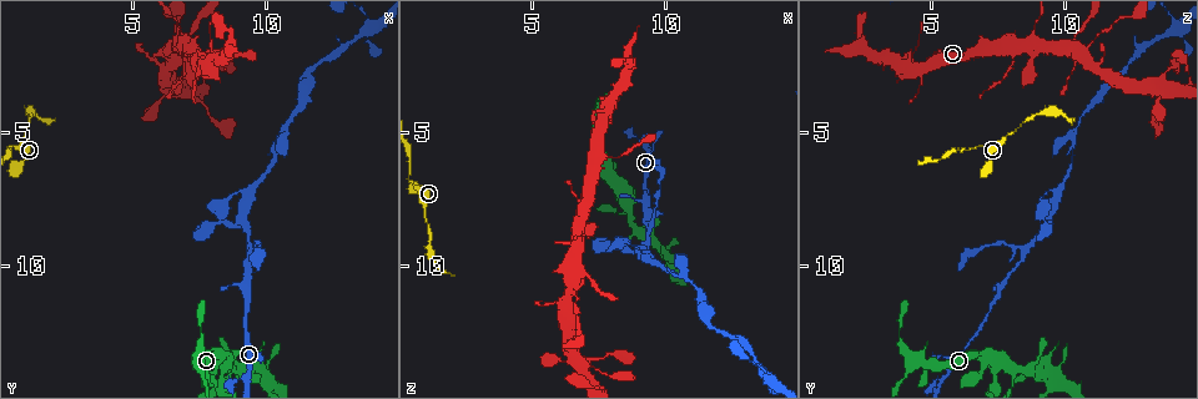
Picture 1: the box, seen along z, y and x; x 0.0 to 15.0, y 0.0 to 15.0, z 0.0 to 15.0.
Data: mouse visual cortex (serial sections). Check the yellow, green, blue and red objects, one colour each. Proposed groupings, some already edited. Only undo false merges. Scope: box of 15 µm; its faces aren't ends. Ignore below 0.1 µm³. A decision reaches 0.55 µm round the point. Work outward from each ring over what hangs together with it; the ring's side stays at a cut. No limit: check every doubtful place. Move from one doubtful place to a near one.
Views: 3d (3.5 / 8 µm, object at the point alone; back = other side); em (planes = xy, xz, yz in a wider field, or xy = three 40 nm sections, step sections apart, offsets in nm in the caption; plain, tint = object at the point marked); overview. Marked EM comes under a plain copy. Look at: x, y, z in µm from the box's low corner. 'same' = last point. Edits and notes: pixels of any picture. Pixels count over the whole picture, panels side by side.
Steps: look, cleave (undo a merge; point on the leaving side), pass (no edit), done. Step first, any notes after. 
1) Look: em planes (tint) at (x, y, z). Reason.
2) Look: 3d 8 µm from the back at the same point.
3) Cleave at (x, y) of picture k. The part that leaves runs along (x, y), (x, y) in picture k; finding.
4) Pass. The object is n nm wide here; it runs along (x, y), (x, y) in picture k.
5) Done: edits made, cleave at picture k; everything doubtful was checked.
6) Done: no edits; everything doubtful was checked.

Look: 3d 3.5 µm at (6.7, 1.7, 10.7). Calibre changes.

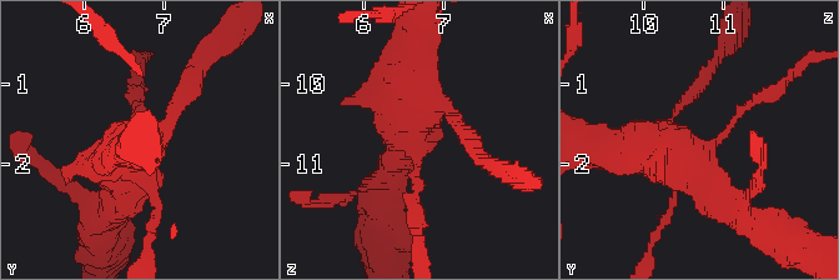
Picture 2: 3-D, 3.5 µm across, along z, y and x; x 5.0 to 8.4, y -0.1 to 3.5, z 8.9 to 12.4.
Look: em xy step 1 (tint) at (6.65, 1.80, 10.80).

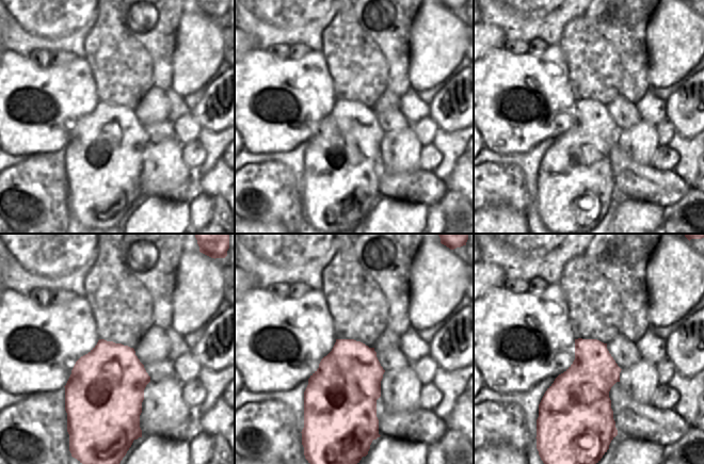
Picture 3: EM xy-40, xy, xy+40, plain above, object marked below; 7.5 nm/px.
Pass. It runs along (619, 144), (669, 148), (749, 216) in picture 2; one cell here.

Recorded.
Look: 3d 3.5 µm at (9.4, 9.5, 8.7). Two arms in line, one across.

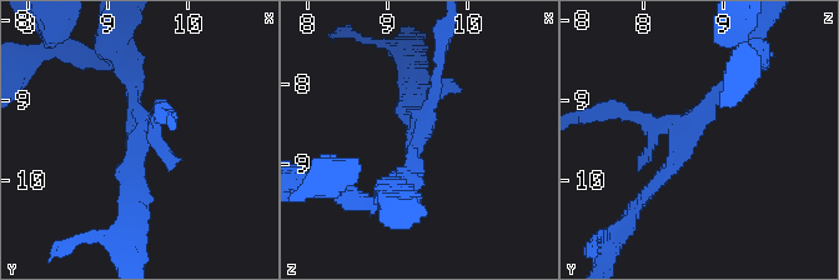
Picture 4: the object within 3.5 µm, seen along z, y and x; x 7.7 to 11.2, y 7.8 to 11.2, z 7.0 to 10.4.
Look: em planes (tint) at (9.40, 9.40, 8.60). Need the tissue.

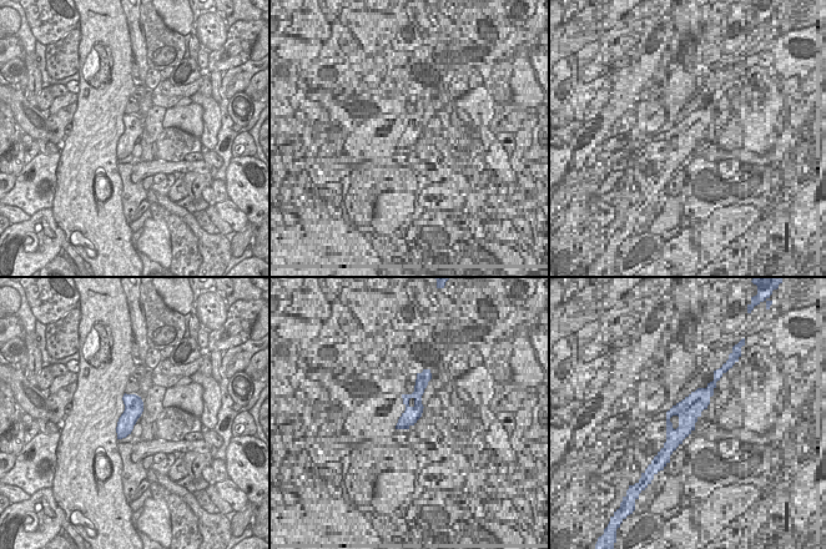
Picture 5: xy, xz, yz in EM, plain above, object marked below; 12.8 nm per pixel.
Pass. It runs along (641, 199), (743, 65) in picture 4; continuous, no second cell.

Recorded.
Look: 3d 8 µm at (10.6, 5.1, 10.4). Branch point.

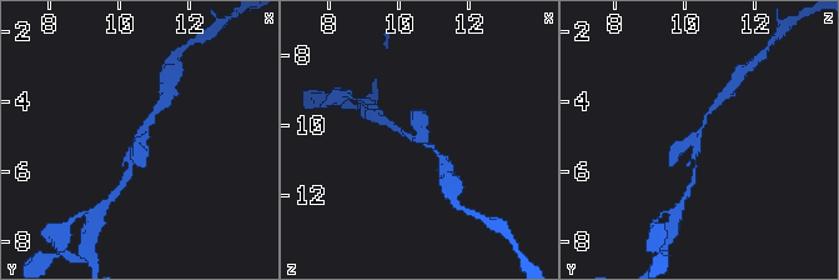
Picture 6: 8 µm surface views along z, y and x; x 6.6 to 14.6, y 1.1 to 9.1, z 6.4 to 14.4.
Look: em xy step 5 (tint) at (10.6, 5.2, 10.4).

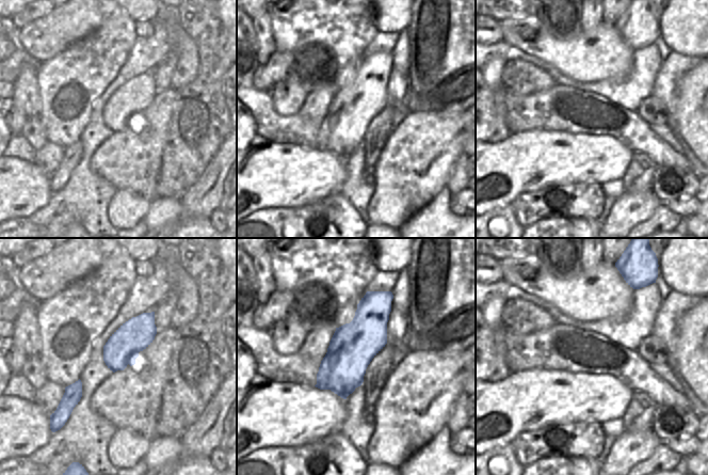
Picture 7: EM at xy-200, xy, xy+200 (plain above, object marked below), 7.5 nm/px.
Pass. It runs along (129, 174), (134, 149), (155, 113) in picture 6; one cell here.

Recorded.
Done: no edits; everything doubtful was checked.

